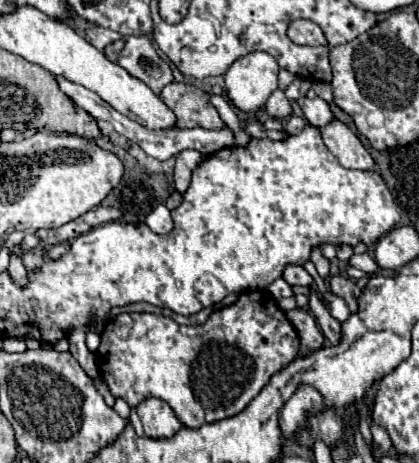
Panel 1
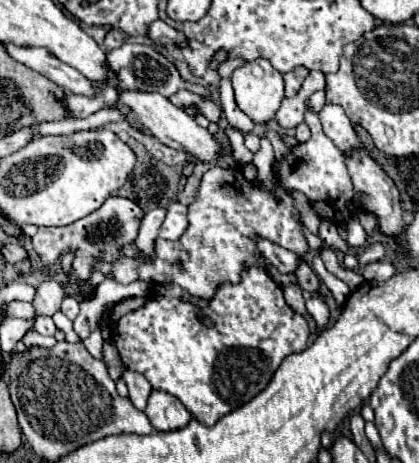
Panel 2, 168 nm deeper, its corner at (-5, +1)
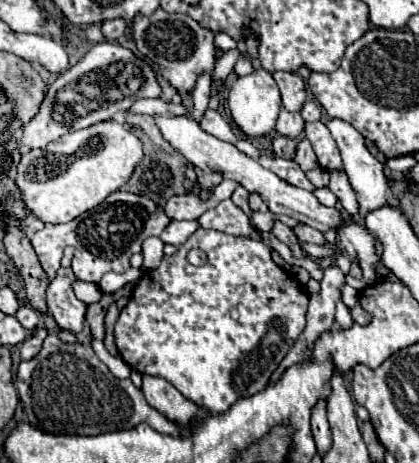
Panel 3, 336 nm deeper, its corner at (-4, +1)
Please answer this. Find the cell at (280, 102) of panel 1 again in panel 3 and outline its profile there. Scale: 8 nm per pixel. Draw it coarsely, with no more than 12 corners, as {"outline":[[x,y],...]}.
{"outline":[[282,109],[276,131],[296,139],[304,131],[300,113]]}

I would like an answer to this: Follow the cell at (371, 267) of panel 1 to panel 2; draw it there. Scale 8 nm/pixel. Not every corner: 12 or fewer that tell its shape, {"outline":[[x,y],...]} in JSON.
{"outline":[[321,221],[319,236],[327,247],[346,253],[348,243],[337,226]]}

